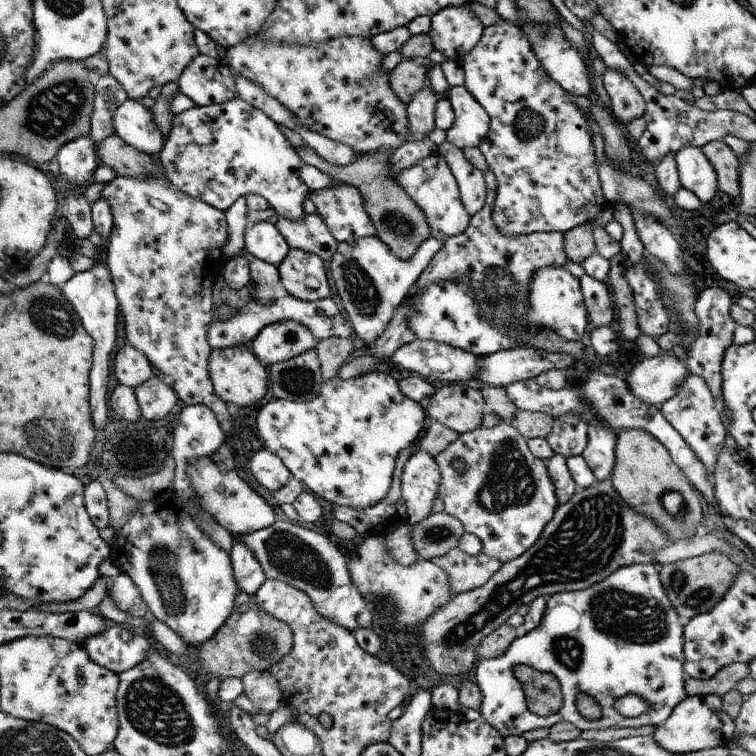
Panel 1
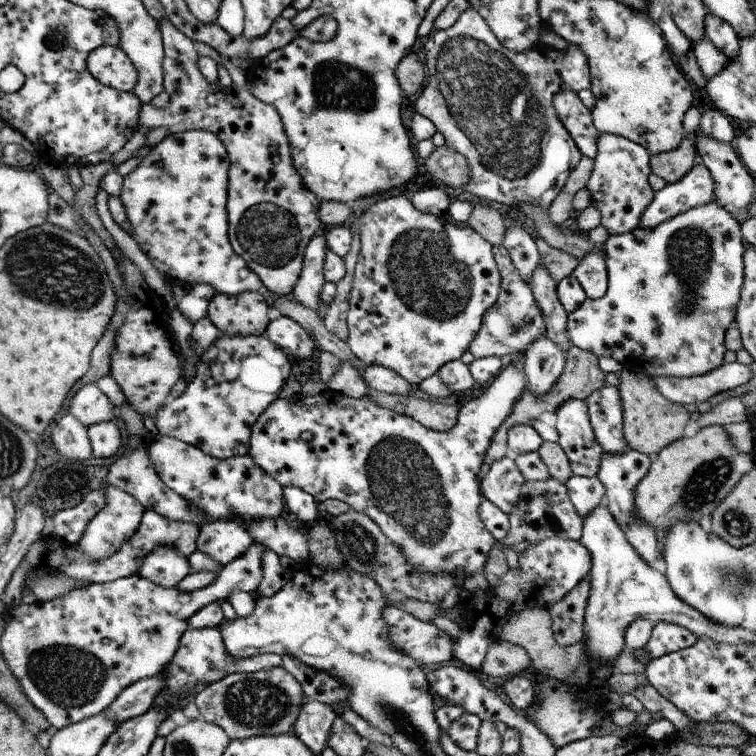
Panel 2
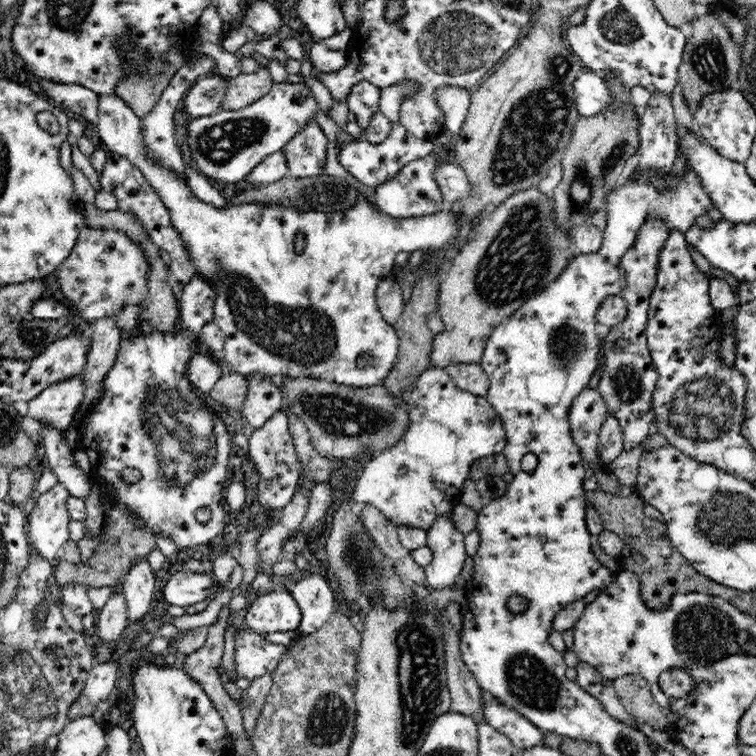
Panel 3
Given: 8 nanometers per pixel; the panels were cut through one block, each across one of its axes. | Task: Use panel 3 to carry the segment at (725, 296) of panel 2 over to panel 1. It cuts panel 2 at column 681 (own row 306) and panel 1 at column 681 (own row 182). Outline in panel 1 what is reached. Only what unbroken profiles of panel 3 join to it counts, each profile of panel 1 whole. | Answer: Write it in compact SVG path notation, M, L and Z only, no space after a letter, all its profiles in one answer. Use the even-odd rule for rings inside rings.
M685 146L675 154L675 161L682 189L693 192L702 205L716 196L717 174L702 149Z

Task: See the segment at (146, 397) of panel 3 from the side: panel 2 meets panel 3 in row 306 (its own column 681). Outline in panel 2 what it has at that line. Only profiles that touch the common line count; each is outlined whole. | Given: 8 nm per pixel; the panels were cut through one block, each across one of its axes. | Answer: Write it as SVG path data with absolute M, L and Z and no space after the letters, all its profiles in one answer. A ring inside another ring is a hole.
M697 161L681 180L668 183L662 190L655 192L652 202L642 212L638 227L654 230L666 220L672 220L696 206L708 204L715 199L712 174L701 161Z

